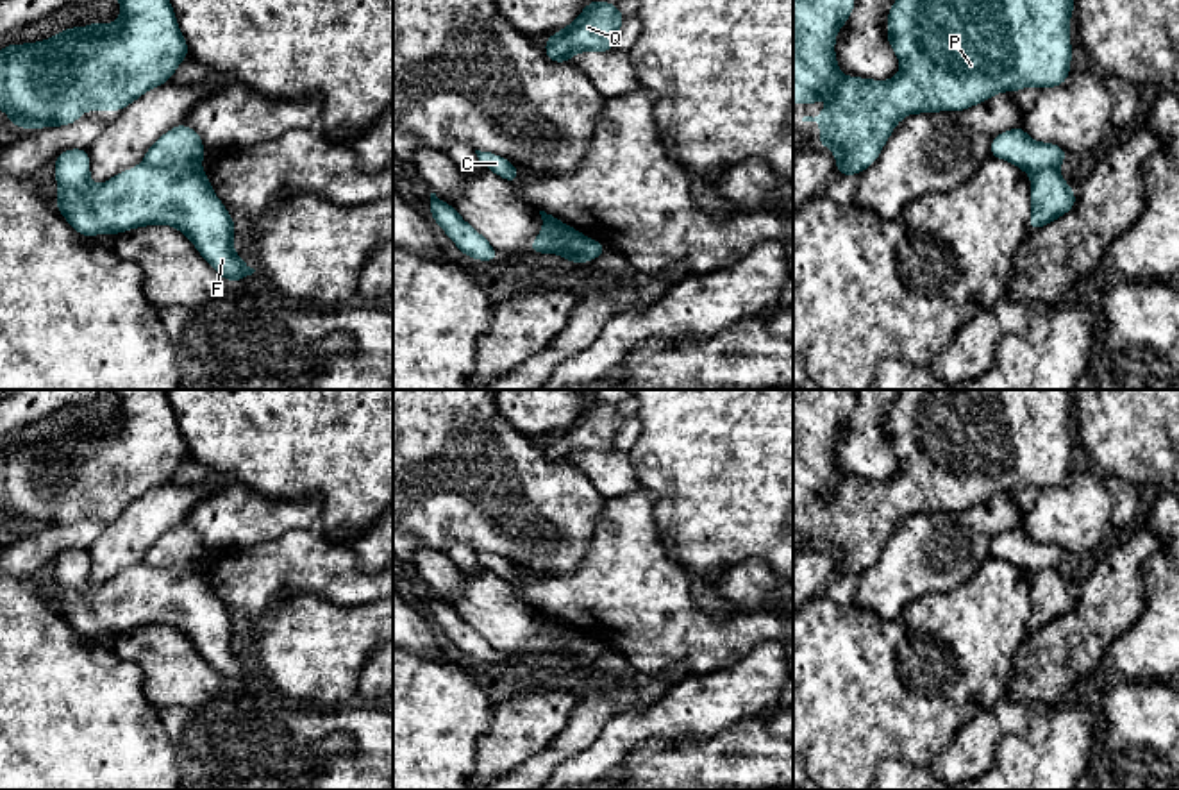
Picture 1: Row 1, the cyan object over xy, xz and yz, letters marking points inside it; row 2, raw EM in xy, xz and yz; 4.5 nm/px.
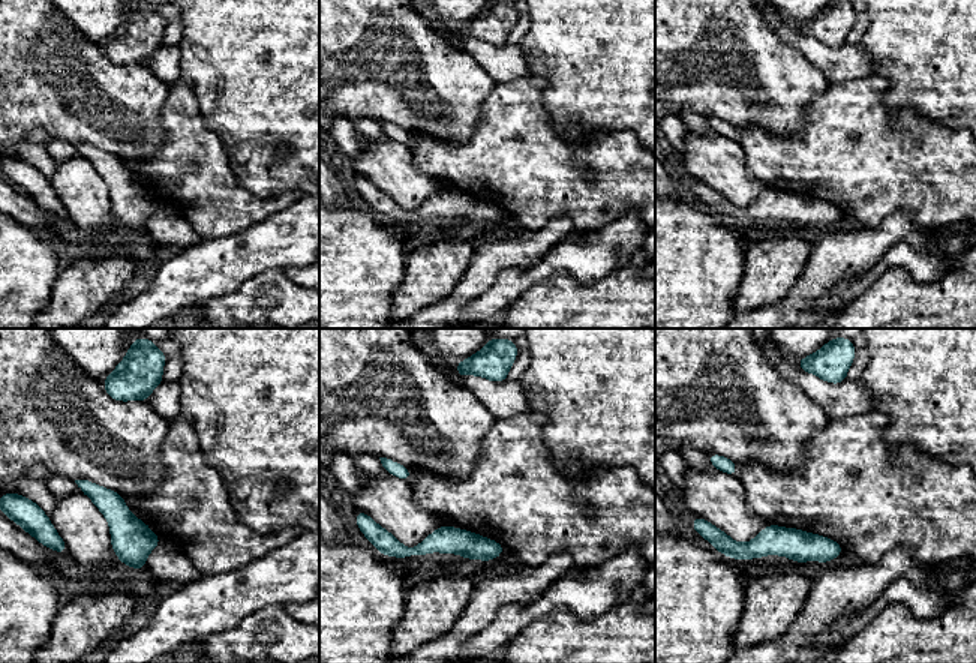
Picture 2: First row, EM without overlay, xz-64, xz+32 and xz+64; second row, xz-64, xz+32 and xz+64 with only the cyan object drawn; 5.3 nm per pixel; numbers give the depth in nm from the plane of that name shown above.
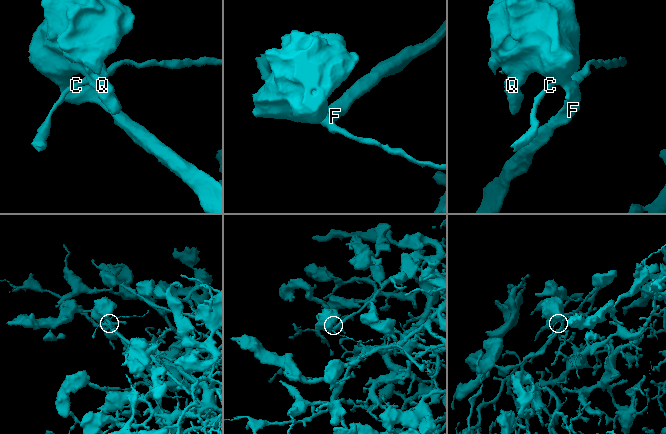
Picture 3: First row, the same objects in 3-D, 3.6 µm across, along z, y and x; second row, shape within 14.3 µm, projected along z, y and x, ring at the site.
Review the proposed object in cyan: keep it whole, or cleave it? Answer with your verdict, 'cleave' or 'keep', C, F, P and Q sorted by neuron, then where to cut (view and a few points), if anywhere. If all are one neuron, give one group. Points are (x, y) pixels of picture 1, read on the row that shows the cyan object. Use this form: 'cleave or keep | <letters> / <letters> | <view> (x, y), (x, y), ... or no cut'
cleave | C / F P Q | xy (199, 161), (174, 167), (147, 167), (142, 163)

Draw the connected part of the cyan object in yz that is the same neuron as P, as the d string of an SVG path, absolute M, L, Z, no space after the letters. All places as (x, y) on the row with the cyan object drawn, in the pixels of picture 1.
M793 0L793 104L818 104L822 95L829 97L831 104L824 107L822 114L804 116L802 122L822 125L816 143L836 155L836 175L859 175L872 166L895 125L907 114L959 113L1002 91L1061 86L1070 75L1068 23L1074 14L1074 0L897 0L888 11L886 29L888 45L897 54L902 70L891 80L840 73L834 41L854 5L856 0Z

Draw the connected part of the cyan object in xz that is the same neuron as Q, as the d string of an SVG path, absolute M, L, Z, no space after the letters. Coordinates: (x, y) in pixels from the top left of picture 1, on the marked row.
M591 0L568 27L543 41L547 59L568 63L577 52L611 52L623 21L616 4Z

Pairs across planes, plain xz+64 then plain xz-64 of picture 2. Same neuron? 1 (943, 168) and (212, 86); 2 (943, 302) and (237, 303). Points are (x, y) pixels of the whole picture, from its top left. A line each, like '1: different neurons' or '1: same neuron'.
1: different neurons
2: same neuron

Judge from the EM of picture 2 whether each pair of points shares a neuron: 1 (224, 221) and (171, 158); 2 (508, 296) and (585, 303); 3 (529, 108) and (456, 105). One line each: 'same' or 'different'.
1: same
2: different
3: different

